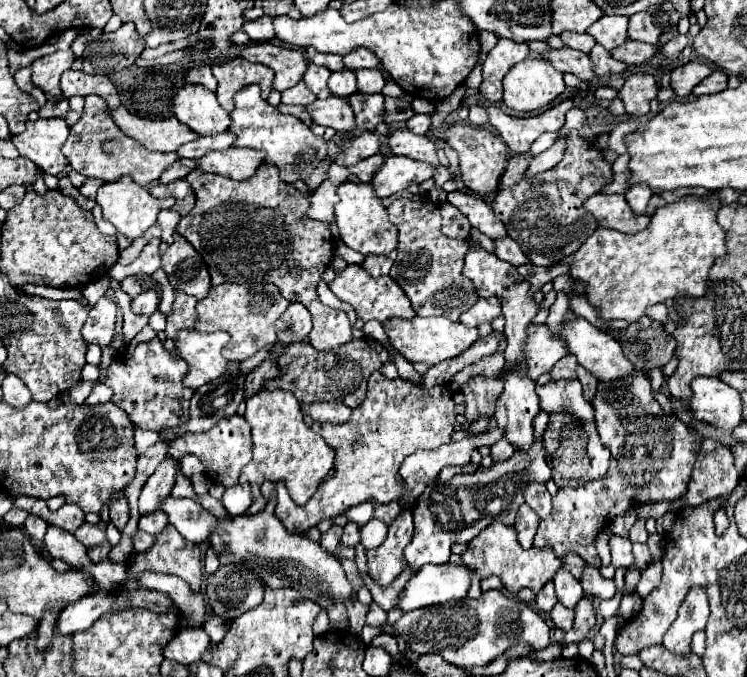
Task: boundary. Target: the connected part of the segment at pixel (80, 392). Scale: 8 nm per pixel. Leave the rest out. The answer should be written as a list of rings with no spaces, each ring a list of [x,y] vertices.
[[[80,381],[78,385],[74,385],[70,391],[66,391],[66,393],[62,395],[62,401],[64,401],[64,403],[76,403],[76,405],[82,405],[82,403],[86,401],[86,397],[90,395],[92,385],[96,385],[96,383],[84,383],[84,381]]]

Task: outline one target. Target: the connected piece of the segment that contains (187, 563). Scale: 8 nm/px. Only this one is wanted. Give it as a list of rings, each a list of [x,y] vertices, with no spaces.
[[[168,525],[160,535],[156,535],[156,543],[152,549],[144,553],[132,553],[128,559],[130,573],[142,571],[158,571],[182,577],[190,583],[192,591],[200,591],[202,583],[202,553],[196,543],[188,543],[176,527]]]

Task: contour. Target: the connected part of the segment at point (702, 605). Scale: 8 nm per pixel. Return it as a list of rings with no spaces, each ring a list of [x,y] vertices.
[[[692,587],[678,609],[678,619],[664,635],[662,645],[676,655],[682,655],[682,657],[692,655],[690,651],[692,635],[706,627],[708,617],[710,617],[710,607],[708,607],[706,591],[702,587]]]

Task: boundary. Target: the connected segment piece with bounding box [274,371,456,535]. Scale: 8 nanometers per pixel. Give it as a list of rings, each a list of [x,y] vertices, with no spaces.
[[[380,371],[372,373],[368,379],[366,399],[360,407],[352,409],[350,419],[342,425],[322,425],[322,437],[336,451],[336,461],[332,467],[334,475],[326,477],[316,495],[304,507],[292,503],[284,482],[279,481],[274,515],[282,521],[288,533],[304,535],[320,521],[342,515],[346,509],[366,503],[368,499],[376,503],[396,501],[400,497],[400,485],[396,479],[400,463],[416,449],[436,449],[452,439],[456,423],[454,407],[456,405],[448,387],[424,391],[400,377],[388,381]]]

